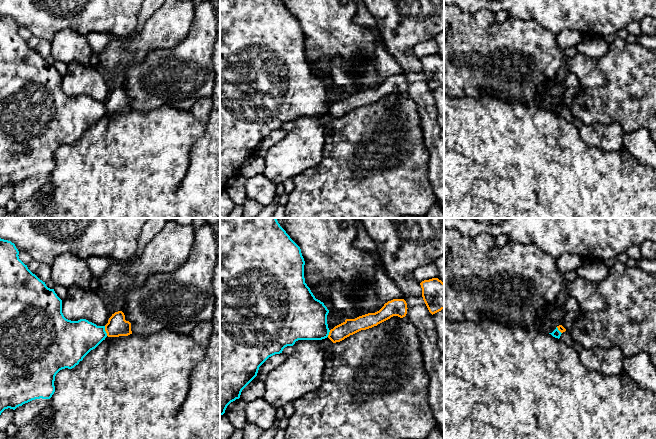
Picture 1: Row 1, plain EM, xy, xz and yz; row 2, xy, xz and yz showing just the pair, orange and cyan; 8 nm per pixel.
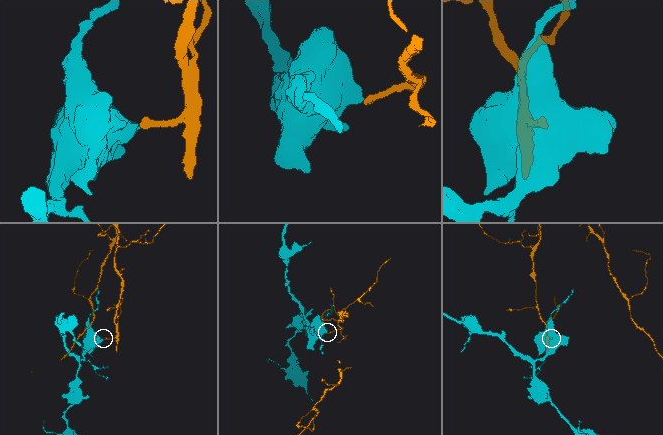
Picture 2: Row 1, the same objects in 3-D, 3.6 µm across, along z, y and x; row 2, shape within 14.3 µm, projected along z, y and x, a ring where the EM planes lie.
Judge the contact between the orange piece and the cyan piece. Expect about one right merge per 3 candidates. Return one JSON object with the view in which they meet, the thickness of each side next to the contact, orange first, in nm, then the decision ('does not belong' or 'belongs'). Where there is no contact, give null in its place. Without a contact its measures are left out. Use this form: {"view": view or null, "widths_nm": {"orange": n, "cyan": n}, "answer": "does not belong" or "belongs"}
{"view": "xy", "widths_nm": {"orange": 160, "cyan": 300}, "answer": "does not belong"}

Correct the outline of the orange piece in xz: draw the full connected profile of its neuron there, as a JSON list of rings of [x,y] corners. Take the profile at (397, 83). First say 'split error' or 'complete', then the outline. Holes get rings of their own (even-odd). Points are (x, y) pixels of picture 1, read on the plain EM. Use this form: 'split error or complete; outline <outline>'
complete; outline [[[393,75],[375,89],[368,89],[355,95],[346,95],[343,99],[330,106],[328,114],[340,118],[361,106],[366,106],[390,95],[393,92],[403,94],[407,90],[407,79],[404,75]]]

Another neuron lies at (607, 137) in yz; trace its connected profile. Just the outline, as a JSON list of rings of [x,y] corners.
[[[575,118],[573,125],[577,128],[580,137],[592,147],[604,152],[619,151],[625,143],[625,132],[617,123],[594,123],[587,125]]]

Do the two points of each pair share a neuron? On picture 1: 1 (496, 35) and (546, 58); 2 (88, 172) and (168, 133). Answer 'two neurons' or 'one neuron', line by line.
1: one neuron
2: one neuron

